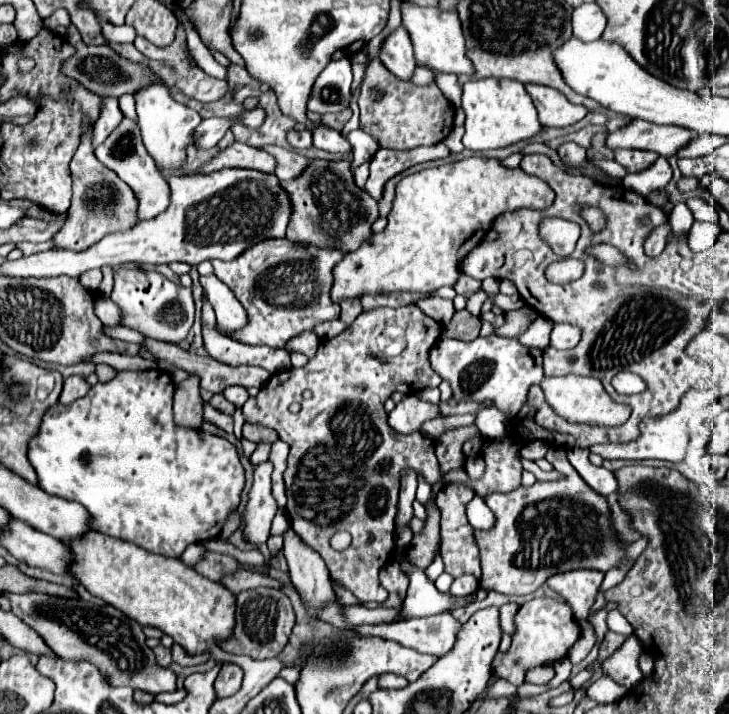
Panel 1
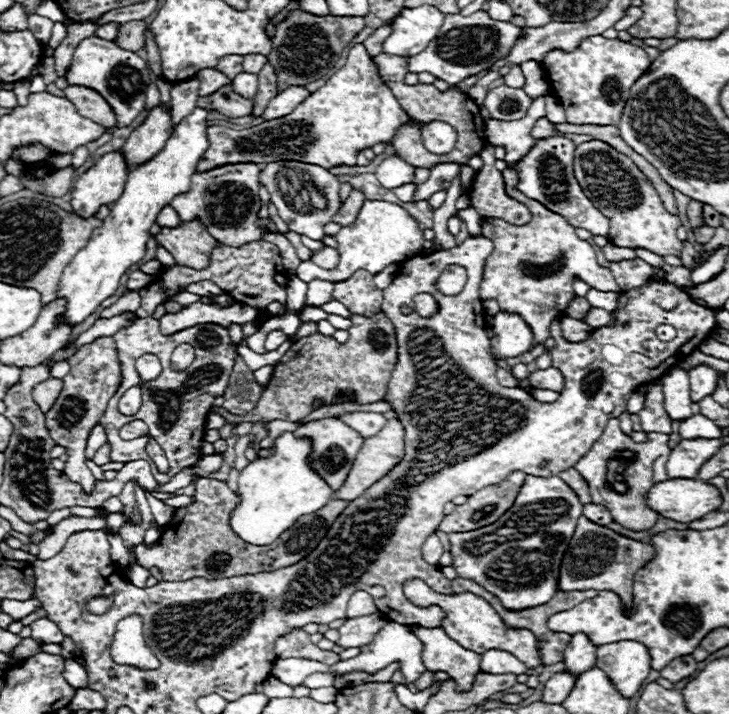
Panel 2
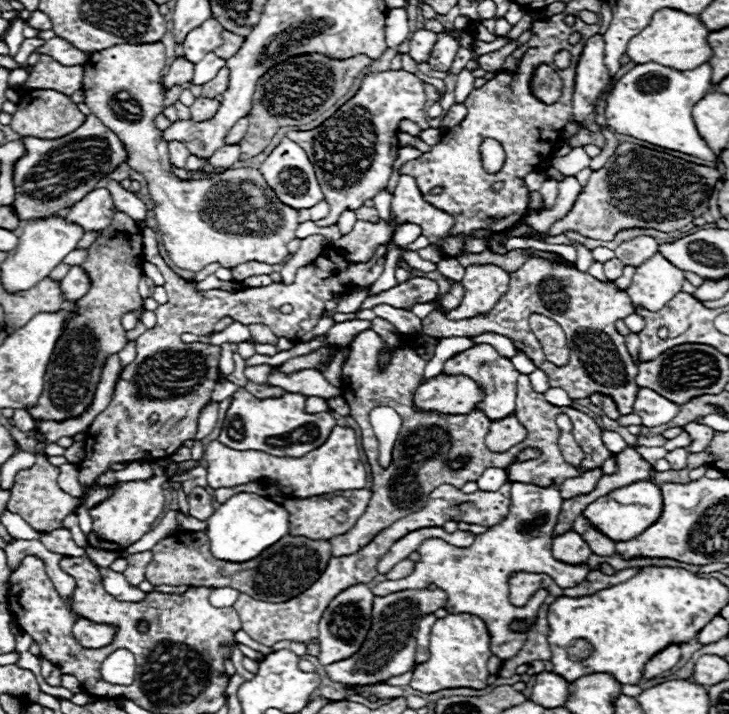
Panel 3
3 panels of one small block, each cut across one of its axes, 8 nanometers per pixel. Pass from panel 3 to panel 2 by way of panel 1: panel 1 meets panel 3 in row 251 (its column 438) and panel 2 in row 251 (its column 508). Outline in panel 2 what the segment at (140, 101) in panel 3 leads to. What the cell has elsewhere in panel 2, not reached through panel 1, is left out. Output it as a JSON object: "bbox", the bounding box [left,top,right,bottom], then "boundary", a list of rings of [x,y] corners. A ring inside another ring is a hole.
{"bbox":[156,222,218,270],"boundary":[[[182,222],[178,228],[162,228],[156,242],[174,256],[176,264],[194,270],[210,266],[212,248],[218,244],[200,222]]]}

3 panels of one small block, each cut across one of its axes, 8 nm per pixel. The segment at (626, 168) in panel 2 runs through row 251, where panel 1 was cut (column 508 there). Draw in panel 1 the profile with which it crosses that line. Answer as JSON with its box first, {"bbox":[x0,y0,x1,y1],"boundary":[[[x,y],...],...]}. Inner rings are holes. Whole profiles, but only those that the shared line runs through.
{"bbox":[492,598,580,686],"boundary":[[[532,598],[524,602],[514,616],[514,634],[508,652],[496,652],[492,660],[492,674],[512,682],[514,686],[522,684],[528,670],[536,666],[550,666],[564,660],[580,638],[580,624],[574,618],[570,606],[566,602],[558,602],[552,598]]]}

